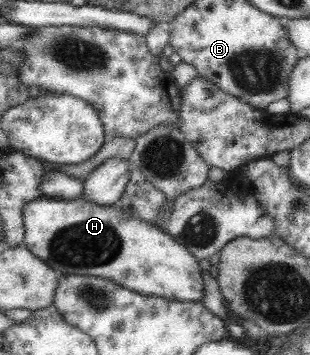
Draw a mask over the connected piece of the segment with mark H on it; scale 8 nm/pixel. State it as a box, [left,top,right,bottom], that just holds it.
[23,197,204,302]

